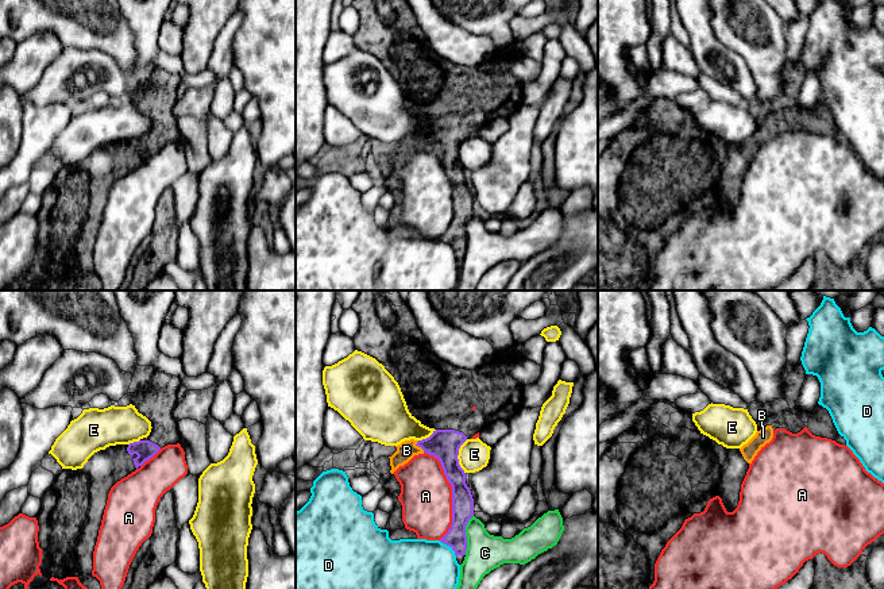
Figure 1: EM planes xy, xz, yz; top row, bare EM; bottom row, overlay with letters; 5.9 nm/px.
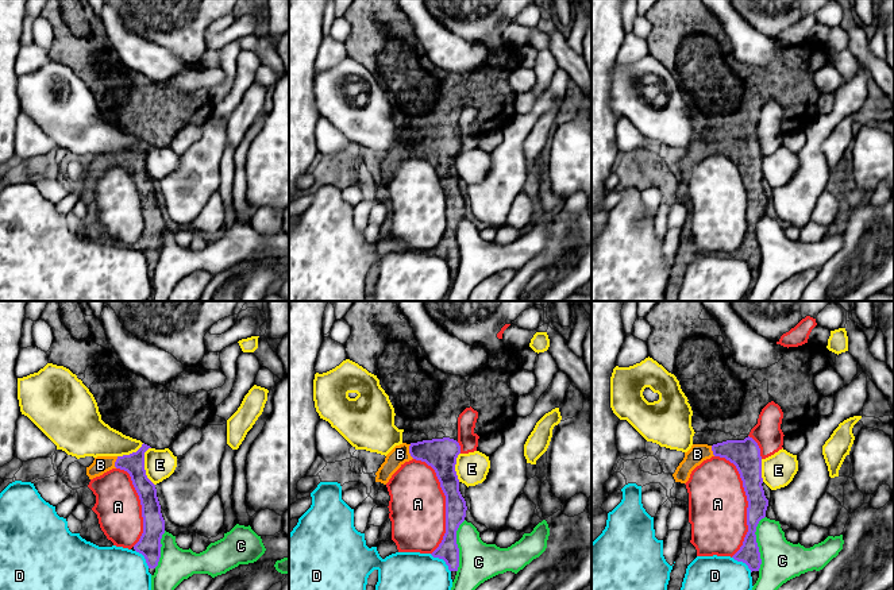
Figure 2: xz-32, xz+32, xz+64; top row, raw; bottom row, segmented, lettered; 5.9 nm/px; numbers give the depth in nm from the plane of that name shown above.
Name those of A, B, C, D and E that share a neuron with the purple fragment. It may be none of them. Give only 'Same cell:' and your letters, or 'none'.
Same cell: B

